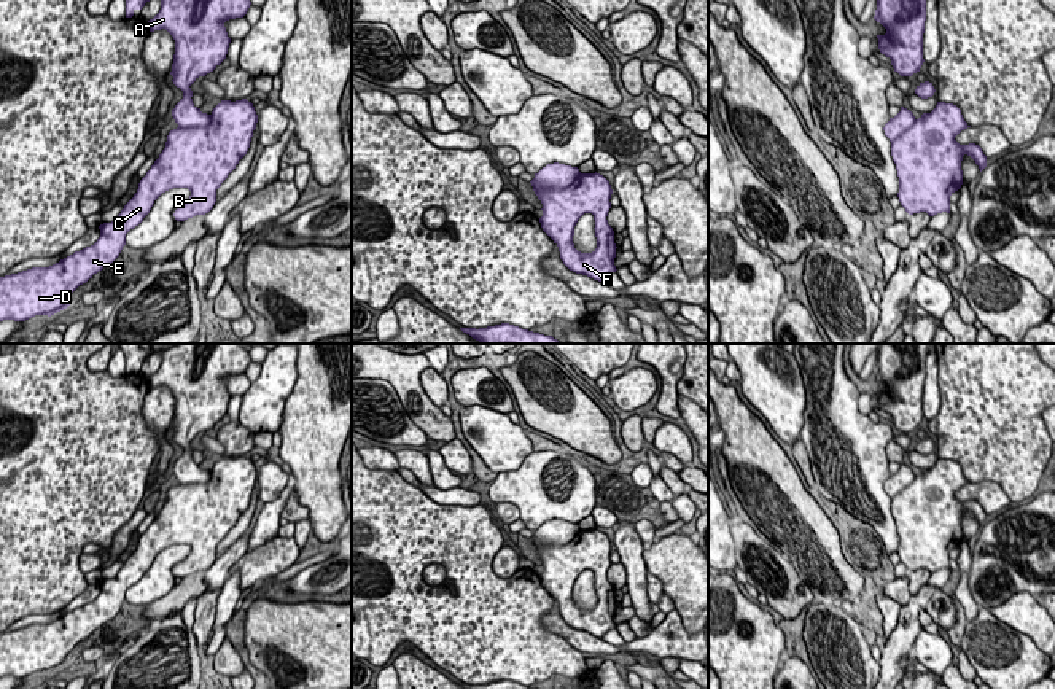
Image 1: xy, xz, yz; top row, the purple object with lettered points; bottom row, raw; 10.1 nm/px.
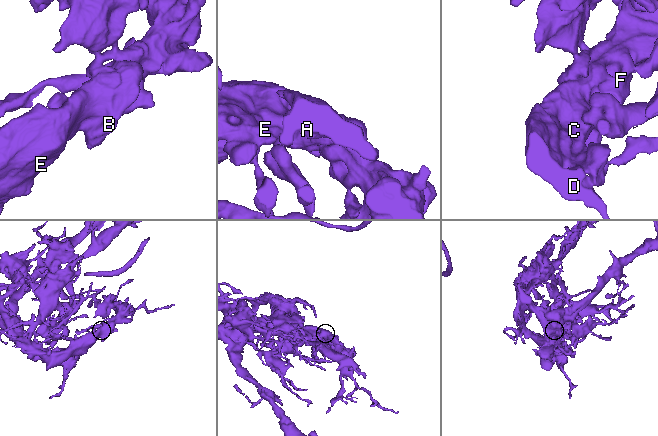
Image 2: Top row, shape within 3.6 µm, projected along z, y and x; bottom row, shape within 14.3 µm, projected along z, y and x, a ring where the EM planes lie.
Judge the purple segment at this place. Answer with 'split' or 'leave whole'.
leave whole

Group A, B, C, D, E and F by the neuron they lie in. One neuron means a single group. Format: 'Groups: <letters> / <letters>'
Groups: A B C D E F

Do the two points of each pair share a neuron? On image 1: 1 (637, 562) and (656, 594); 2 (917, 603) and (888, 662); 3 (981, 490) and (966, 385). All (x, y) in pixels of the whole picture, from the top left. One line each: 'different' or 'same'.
1: different
2: same
3: different

